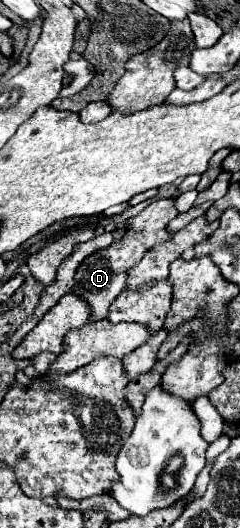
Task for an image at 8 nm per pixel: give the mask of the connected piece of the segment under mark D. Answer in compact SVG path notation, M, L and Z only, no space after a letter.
M158 199L158 201L154 201L140 215L136 215L136 217L126 221L126 233L124 233L124 237L118 243L114 243L114 245L110 245L106 249L96 251L94 255L90 255L78 267L74 295L82 297L90 305L94 321L106 319L110 303L120 295L122 289L126 289L126 271L134 263L138 263L150 247L154 247L156 243L164 243L164 241L168 241L172 237L172 233L166 229L166 225L176 215L178 215L178 211L174 207L174 199Z

